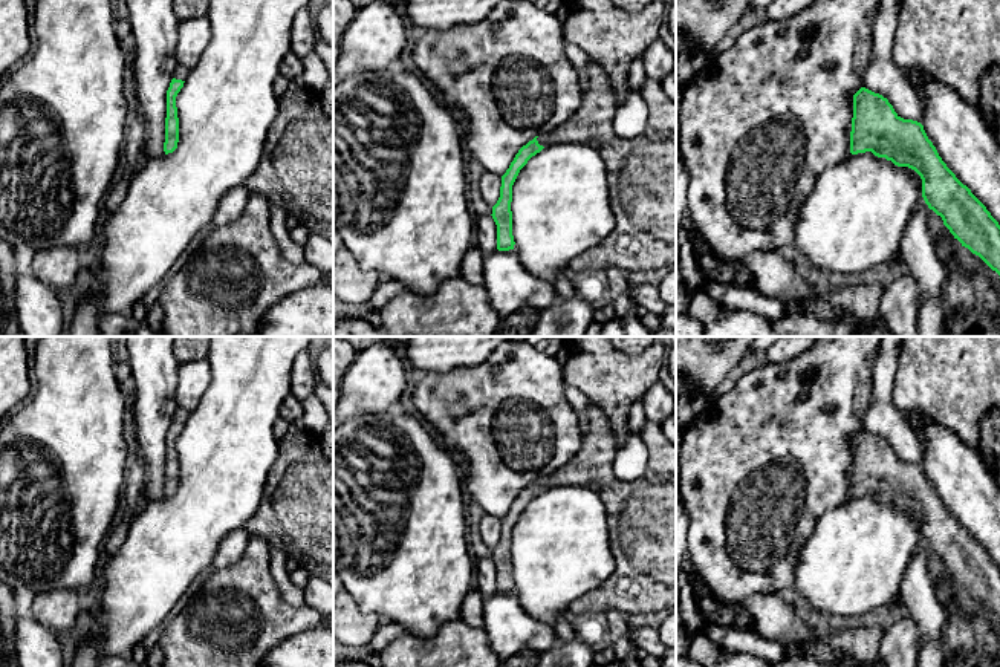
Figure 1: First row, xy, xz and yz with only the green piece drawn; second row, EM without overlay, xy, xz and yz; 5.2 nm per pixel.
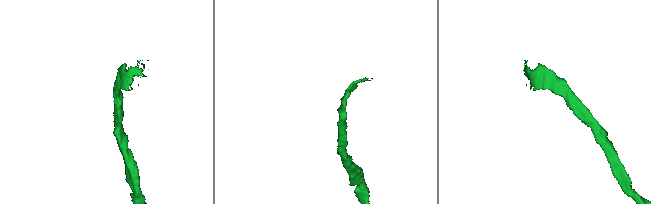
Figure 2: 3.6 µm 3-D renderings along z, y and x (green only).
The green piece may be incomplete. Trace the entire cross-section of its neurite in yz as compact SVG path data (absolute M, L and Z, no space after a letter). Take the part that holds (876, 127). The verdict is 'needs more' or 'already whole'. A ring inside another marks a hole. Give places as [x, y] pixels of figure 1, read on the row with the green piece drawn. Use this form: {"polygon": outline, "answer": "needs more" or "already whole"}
{"polygon": "M861 87L853 95L853 118L850 132L850 153L872 151L898 167L914 170L922 179L922 197L930 210L942 217L943 225L962 246L979 255L1000 275L1000 225L986 207L963 185L946 167L936 147L928 139L924 125L913 119L901 118L893 106L879 93Z", "answer": "already whole"}

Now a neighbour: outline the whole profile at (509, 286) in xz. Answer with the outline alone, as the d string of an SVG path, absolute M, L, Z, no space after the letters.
M515 249L485 255L483 285L495 314L508 317L523 307L544 311L558 297L552 283L531 274Z

